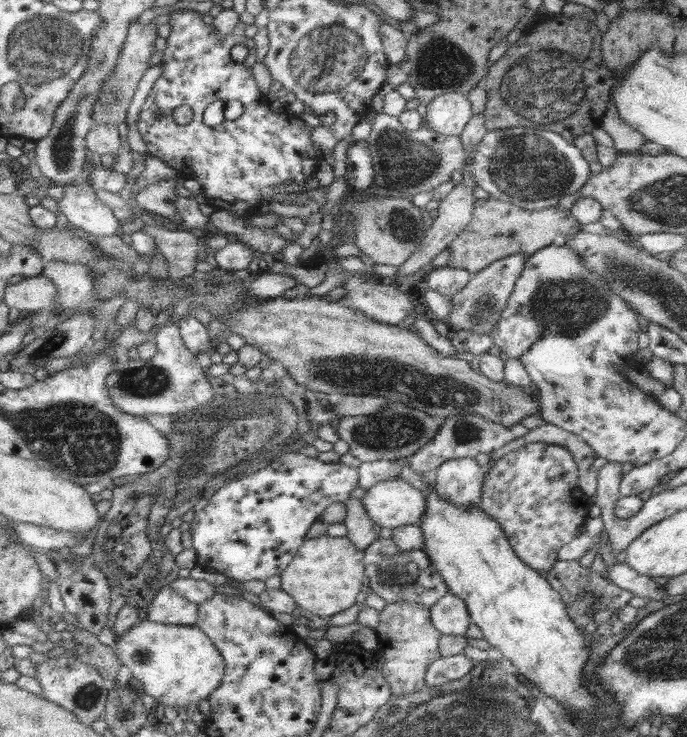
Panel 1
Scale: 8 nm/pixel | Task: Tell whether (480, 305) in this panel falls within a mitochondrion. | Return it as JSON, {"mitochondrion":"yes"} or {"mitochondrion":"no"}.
{"mitochondrion":"yes"}

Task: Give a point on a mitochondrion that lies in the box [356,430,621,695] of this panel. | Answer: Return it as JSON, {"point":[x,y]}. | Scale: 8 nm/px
{"point":[396,582]}

